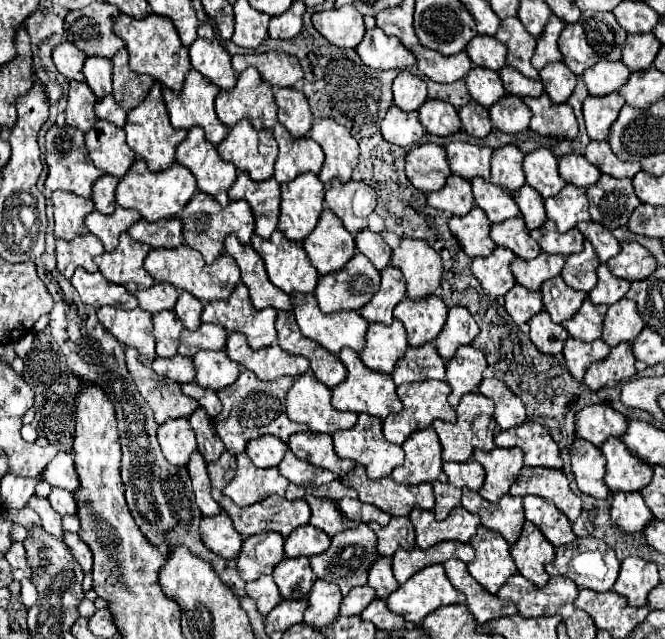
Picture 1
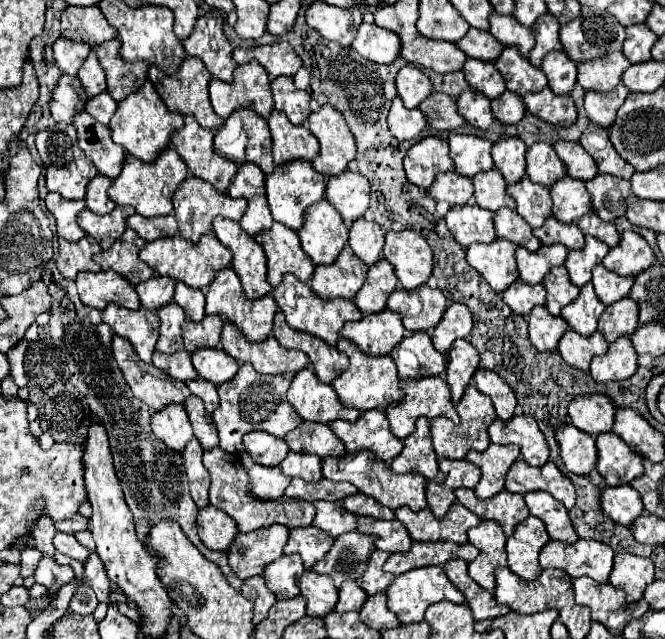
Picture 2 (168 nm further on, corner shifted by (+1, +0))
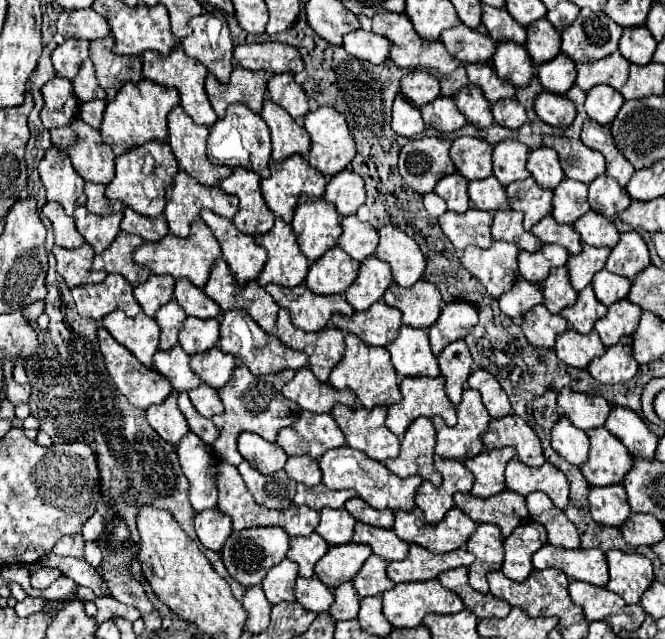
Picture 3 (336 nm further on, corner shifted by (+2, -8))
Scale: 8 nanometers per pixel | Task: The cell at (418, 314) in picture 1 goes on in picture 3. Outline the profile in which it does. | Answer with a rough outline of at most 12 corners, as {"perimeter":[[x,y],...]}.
{"perimeter":[[424,279],[390,285],[384,301],[402,325],[430,329],[442,311],[440,291]]}

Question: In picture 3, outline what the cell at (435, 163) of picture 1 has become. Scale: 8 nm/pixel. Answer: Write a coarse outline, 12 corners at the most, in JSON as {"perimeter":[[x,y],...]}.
{"perimeter":[[438,137],[408,141],[398,171],[424,195],[456,173]]}

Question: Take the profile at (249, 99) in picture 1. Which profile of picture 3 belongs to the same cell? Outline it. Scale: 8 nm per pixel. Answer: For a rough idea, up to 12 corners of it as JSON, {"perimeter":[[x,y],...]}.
{"perimeter":[[236,67],[228,83],[206,77],[206,93],[218,119],[242,103],[260,113],[266,73]]}

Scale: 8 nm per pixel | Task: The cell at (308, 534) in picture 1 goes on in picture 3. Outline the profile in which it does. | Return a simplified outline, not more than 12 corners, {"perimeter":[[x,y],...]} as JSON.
{"perimeter":[[318,533],[290,537],[288,559],[302,577],[314,577],[314,565],[330,545]]}

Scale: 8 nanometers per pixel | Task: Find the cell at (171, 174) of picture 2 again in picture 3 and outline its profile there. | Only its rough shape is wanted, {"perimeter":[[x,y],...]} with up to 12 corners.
{"perimeter":[[168,143],[116,157],[110,201],[154,219],[178,161]]}

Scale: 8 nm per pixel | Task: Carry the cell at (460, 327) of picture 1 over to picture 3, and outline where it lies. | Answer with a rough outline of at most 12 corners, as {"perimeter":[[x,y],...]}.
{"perimeter":[[448,303],[428,329],[434,355],[478,323],[470,303]]}

